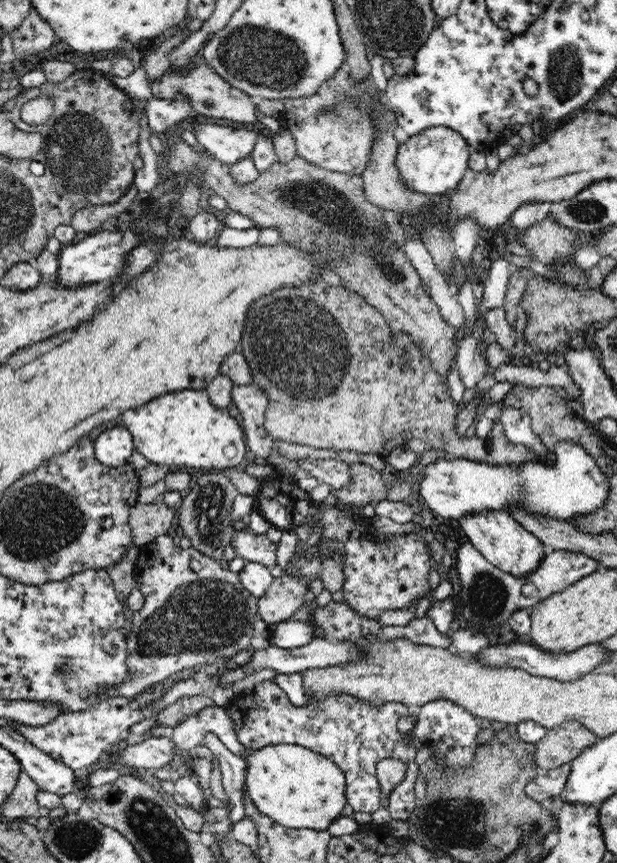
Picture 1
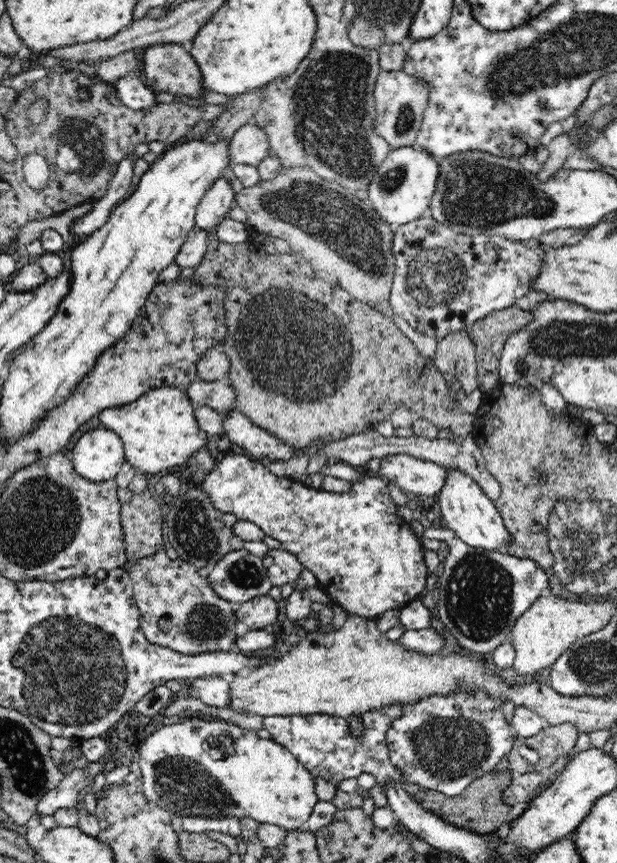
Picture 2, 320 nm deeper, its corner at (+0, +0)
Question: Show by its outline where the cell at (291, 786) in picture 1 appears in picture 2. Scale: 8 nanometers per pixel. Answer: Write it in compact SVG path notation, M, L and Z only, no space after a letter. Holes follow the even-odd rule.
M188 718L183 723L160 727L144 740L139 754L137 762L142 777L137 785L144 797L180 818L253 818L259 823L281 826L287 831L301 830L318 802L311 773L286 748L227 721Z

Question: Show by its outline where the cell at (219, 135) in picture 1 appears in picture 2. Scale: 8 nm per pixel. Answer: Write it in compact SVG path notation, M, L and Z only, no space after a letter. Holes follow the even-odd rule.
M256 124L242 125L229 140L229 159L234 164L258 166L268 157L269 138Z

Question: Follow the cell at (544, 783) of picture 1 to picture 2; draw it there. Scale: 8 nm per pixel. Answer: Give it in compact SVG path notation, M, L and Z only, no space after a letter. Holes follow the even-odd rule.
M539 773L514 775L510 785L504 790L503 801L511 806L508 817L514 819L526 810L532 792L543 784L543 777Z

